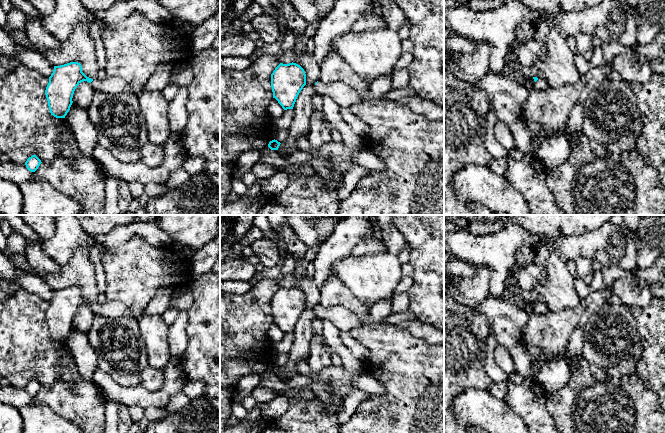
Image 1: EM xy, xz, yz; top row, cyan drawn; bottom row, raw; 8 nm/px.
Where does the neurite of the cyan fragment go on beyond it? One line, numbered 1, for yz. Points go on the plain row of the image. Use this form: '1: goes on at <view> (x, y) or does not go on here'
1: does not go on here

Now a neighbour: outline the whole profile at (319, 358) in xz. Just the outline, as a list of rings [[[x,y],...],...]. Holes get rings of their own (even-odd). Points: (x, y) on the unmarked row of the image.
[[[323,335],[313,336],[311,342],[310,353],[308,357],[309,372],[306,374],[298,374],[288,377],[281,367],[278,376],[292,388],[306,387],[311,385],[314,378],[322,372],[324,368],[331,365],[331,352],[324,348],[325,340]]]

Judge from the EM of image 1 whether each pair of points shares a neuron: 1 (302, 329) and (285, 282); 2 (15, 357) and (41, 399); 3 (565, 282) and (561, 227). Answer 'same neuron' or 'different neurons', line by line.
1: same neuron
2: different neurons
3: different neurons

